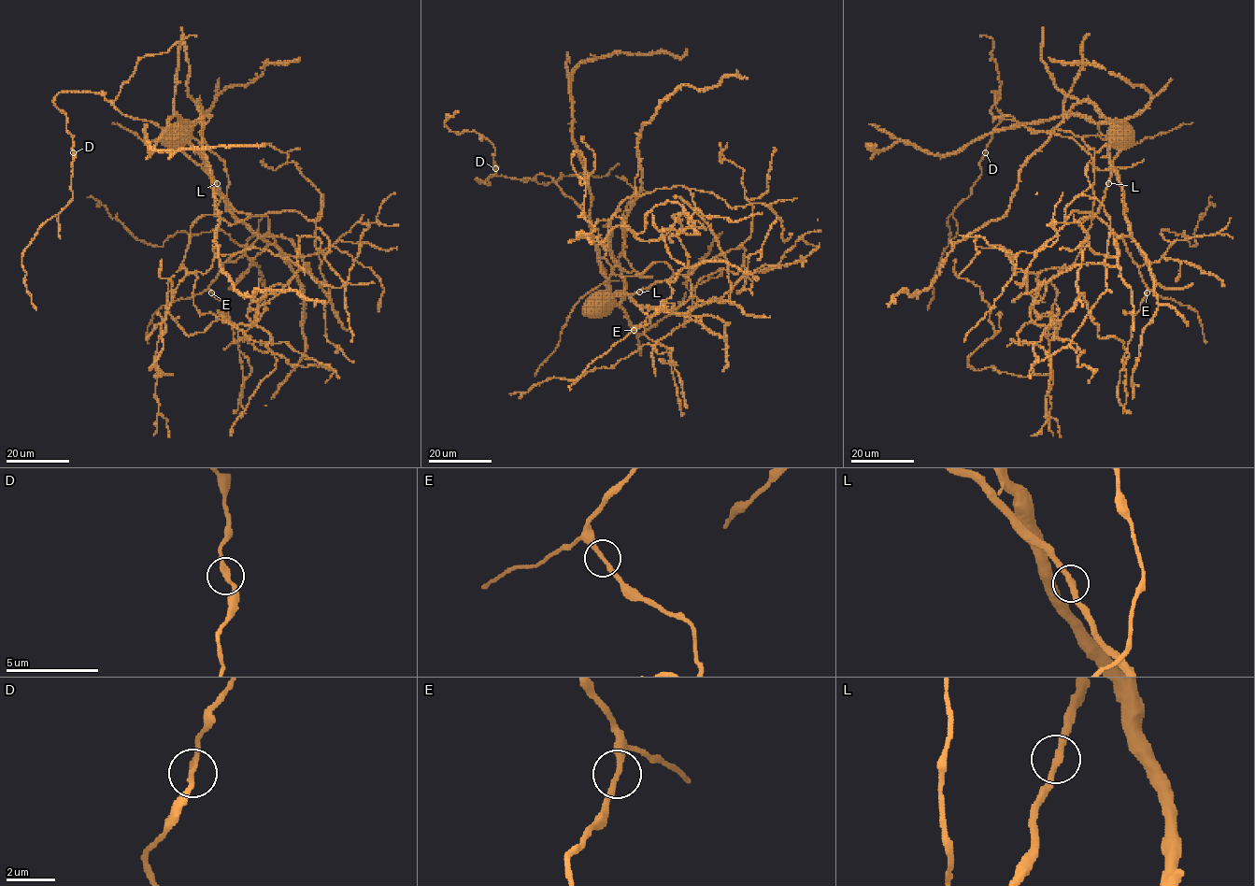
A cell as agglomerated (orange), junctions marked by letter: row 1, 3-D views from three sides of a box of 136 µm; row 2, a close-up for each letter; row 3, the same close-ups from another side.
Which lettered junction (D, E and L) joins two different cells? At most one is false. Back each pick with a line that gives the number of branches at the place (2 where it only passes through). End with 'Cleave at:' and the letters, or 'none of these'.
Cleave at: none of these

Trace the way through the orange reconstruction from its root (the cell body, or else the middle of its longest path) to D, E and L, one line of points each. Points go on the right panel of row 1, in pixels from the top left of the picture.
D: (1112, 134), (1077, 103), (1053, 133), (1086, 151), (996, 118), (993, 91), (985, 152)
E: (1112, 134), (1108, 138), (1110, 180), (1099, 211), (1090, 216), (1100, 218), (1122, 239), (1138, 268), (1147, 292)
L: (1112, 134), (1108, 138), (1110, 169), (1108, 183)

